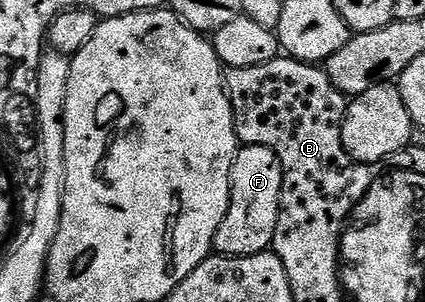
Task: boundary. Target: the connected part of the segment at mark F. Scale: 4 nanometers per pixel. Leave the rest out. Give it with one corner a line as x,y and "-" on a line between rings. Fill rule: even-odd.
245,145
236,152
231,168
229,211
215,236
214,252
220,257
252,257
271,249
277,231
283,168
281,159
269,147

